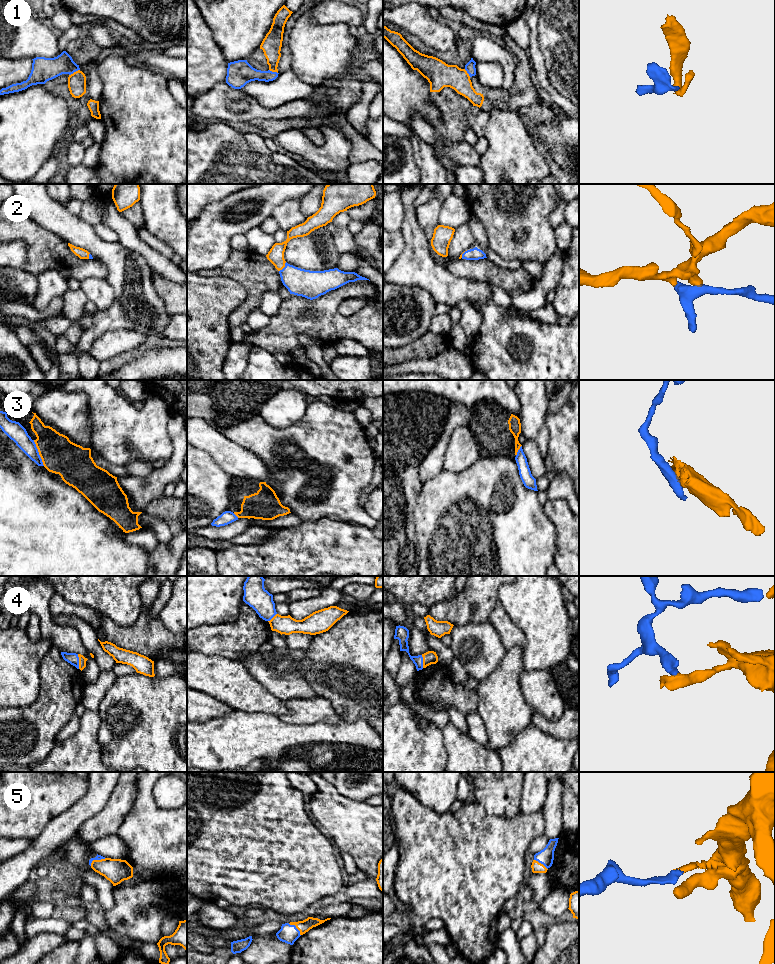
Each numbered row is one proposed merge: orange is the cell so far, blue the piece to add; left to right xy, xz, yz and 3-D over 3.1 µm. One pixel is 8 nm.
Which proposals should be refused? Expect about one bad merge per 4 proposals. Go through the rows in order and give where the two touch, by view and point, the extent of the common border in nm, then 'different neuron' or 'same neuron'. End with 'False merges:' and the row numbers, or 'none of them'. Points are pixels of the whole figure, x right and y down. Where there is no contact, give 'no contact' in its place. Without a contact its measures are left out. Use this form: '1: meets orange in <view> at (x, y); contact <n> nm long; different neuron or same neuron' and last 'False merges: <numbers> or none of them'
1: meets orange in xy at (74, 72); contact 100 nm long; same neuron
2: meets orange in xz at (283, 267); contact 100 nm long; same neuron
3: meets orange in xy at (39, 453); contact 220 nm long; different neuron
4: meets orange in xy at (79, 661); contact 120 nm long; same neuron
5: meets orange in xy at (96, 860); contact 140 nm long; same neuron
False merges: 3

